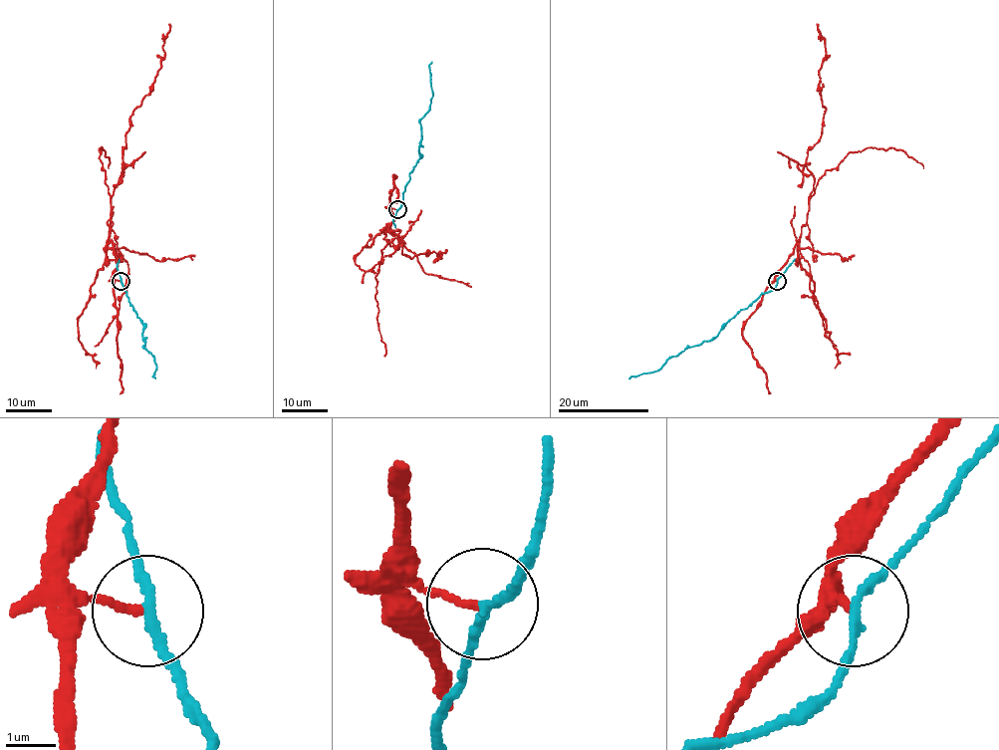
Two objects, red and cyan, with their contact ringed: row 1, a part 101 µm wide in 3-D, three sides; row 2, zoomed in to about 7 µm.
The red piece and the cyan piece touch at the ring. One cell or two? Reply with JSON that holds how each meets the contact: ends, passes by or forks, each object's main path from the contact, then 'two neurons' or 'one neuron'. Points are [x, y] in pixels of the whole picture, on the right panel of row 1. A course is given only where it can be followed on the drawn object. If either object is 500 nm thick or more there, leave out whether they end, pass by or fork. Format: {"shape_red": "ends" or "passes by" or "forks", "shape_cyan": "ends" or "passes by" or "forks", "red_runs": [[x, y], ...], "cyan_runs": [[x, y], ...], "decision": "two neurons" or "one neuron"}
{"shape_red": "ends", "shape_cyan": "passes by", "red_runs": [[776, 281], [807, 223], [814, 176], [806, 158], [821, 136], [825, 110], [820, 92], [825, 44], [819, 24]], "cyan_runs": [[776, 281], [773, 289], [763, 293], [741, 310], [710, 341], [686, 347], [657, 370], [628, 377]], "decision": "two neurons"}

